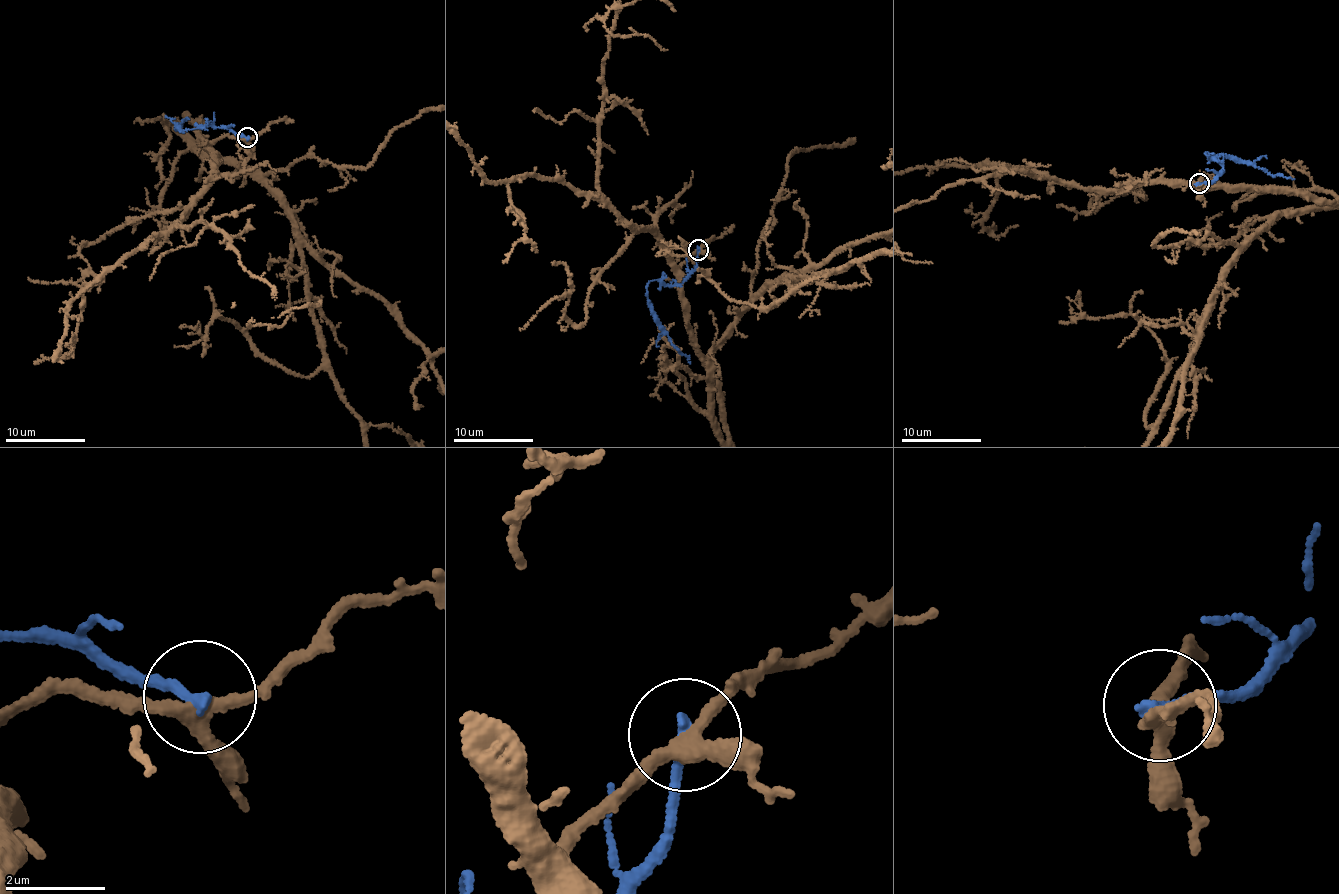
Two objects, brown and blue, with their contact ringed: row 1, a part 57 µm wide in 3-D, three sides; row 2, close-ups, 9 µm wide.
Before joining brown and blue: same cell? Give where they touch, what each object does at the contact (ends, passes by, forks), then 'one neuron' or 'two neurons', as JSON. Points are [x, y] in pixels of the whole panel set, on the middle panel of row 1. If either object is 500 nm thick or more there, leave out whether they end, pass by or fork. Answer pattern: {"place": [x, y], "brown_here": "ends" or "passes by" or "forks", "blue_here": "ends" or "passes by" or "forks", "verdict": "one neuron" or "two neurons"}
{"place": [698, 250], "brown_here": "forks", "blue_here": "ends", "verdict": "two neurons"}

